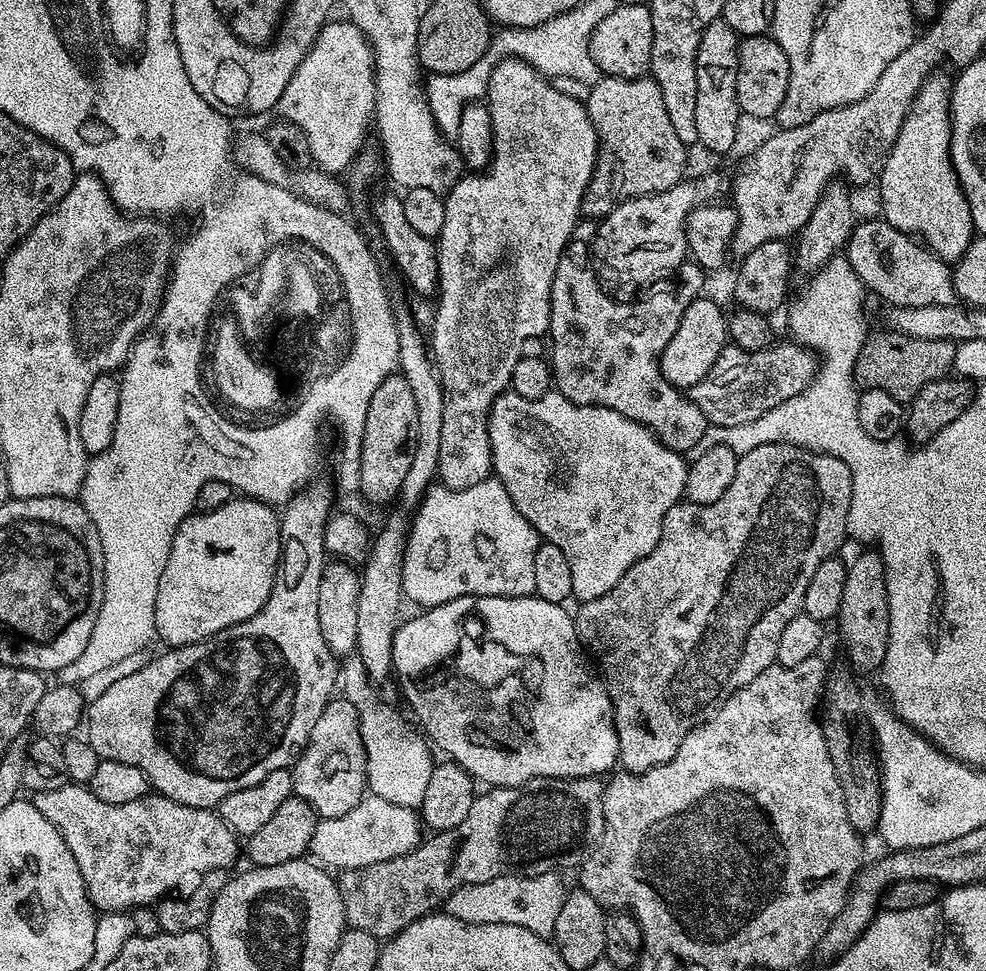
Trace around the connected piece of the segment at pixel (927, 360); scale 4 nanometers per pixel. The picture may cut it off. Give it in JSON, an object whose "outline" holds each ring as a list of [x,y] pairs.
{"outline":[[[883,330],[865,339],[862,350],[854,362],[852,378],[857,389],[886,390],[886,393],[901,402],[911,402],[926,386],[935,380],[943,380],[952,372],[956,344],[950,340],[934,338],[910,338],[901,332]]]}

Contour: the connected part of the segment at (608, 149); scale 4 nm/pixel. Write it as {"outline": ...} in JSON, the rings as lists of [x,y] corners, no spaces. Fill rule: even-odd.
{"outline":[[[604,76],[589,87],[586,94],[588,117],[596,131],[598,151],[592,181],[586,186],[580,207],[585,217],[603,218],[622,202],[670,190],[670,186],[685,179],[689,149],[682,138],[678,138],[666,115],[666,102],[662,102],[662,90],[658,90],[656,80]]]}

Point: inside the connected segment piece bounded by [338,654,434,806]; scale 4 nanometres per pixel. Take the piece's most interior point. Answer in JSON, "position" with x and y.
{"position":[398,762]}

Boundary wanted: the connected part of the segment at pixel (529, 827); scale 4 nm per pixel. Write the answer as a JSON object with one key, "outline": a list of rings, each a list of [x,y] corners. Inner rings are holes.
{"outline":[[[591,776],[534,778],[518,786],[489,787],[481,791],[470,806],[470,814],[466,814],[458,826],[429,835],[429,840],[427,837],[417,848],[398,858],[339,873],[338,883],[347,927],[366,930],[366,934],[384,942],[410,926],[410,922],[437,911],[447,902],[450,894],[454,894],[454,890],[467,884],[490,882],[499,876],[537,876],[556,872],[560,868],[575,869],[584,863],[585,856],[604,833],[603,797],[604,784]]]}

